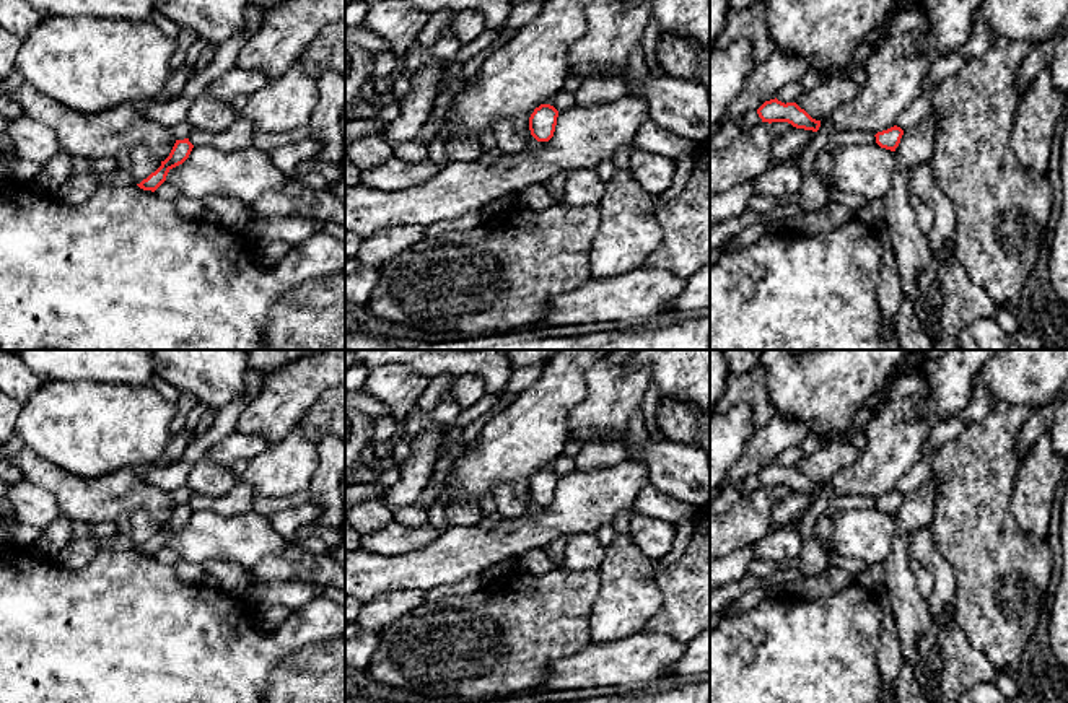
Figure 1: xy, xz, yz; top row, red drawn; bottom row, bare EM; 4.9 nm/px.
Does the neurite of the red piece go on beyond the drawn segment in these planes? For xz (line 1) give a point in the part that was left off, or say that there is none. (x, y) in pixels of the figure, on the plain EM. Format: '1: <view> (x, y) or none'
1: none

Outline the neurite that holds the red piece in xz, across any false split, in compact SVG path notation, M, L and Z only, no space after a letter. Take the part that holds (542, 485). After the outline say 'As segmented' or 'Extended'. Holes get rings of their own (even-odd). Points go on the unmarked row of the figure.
M541 469L529 482L531 500L537 506L549 506L554 501L558 475L550 469Z. As segmented

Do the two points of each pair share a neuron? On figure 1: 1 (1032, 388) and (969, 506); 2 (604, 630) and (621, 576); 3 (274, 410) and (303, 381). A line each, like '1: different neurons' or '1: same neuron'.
1: different neurons
2: same neuron
3: same neuron

